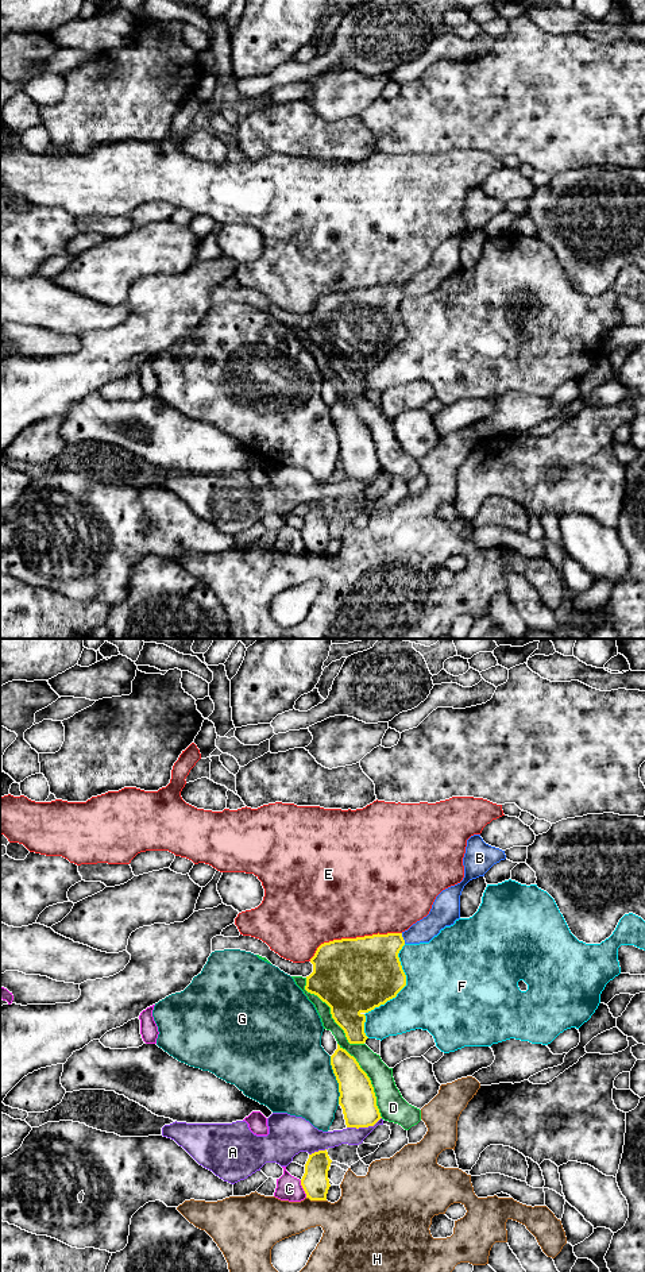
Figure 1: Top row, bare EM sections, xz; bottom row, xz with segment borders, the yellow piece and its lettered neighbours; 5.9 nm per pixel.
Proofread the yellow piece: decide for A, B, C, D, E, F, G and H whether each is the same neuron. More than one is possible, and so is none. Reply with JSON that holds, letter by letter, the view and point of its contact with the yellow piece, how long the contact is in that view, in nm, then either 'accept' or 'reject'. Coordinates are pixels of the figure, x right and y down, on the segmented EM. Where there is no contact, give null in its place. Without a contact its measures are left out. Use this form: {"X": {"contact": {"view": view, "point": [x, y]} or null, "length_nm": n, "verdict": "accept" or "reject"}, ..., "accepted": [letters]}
{"A": {"contact": {"view": "xz", "point": [363, 1126]}, "length_nm": 220, "verdict": "reject"}, "B": {"contact": {"view": "xz", "point": [402, 939]}, "length_nm": 70, "verdict": "accept"}, "C": {"contact": {"view": "xz", "point": [304, 1188]}, "length_nm": 110, "verdict": "reject"}, "D": {"contact": {"view": "xz", "point": [331, 1013]}, "length_nm": 550, "verdict": "reject"}, "E": {"contact": {"view": "xz", "point": [352, 939]}, "length_nm": 600, "verdict": "reject"}, "F": {"contact": {"view": "xz", "point": [394, 997]}, "length_nm": 600, "verdict": "reject"}, "G": {"contact": {"view": "xz", "point": [336, 1079]}, "length_nm": 300, "verdict": "reject"}, "H": {"contact": {"view": "xz", "point": [316, 1199]}, "length_nm": 120, "verdict": "reject"}, "accepted": ["B"]}

